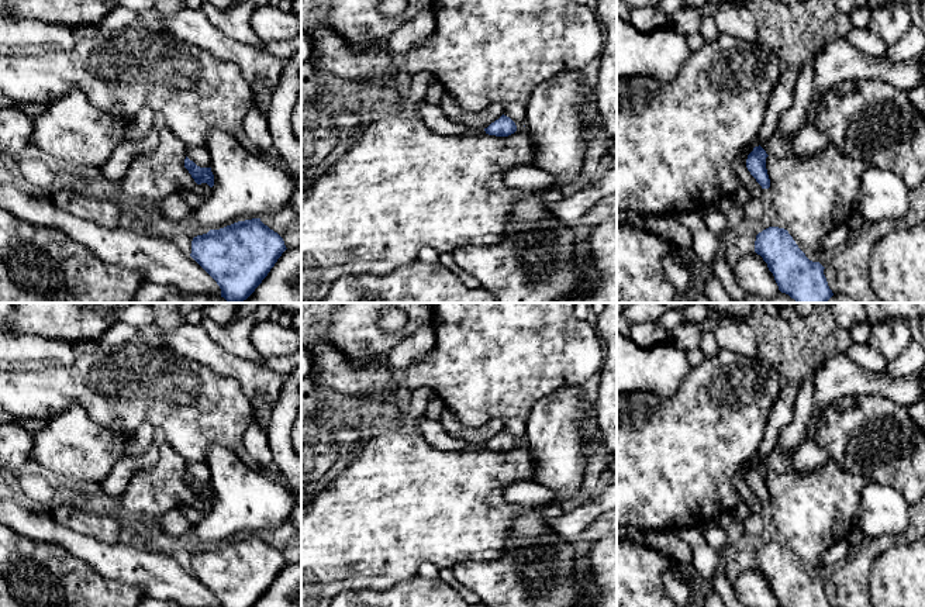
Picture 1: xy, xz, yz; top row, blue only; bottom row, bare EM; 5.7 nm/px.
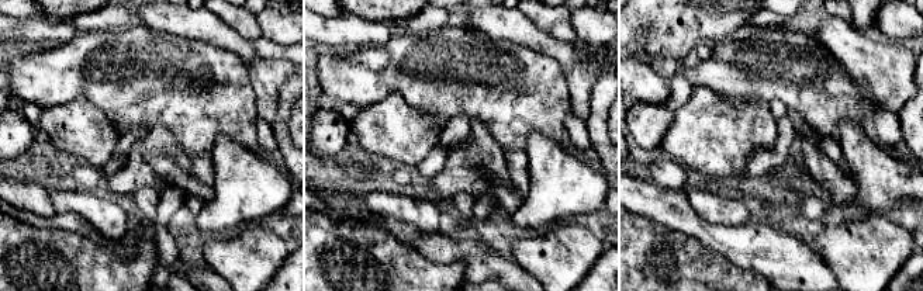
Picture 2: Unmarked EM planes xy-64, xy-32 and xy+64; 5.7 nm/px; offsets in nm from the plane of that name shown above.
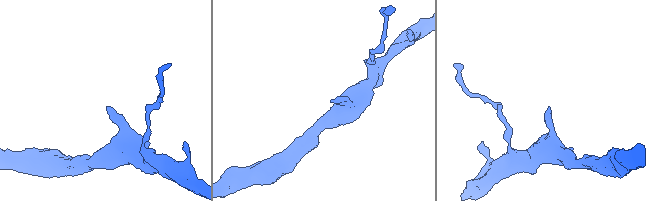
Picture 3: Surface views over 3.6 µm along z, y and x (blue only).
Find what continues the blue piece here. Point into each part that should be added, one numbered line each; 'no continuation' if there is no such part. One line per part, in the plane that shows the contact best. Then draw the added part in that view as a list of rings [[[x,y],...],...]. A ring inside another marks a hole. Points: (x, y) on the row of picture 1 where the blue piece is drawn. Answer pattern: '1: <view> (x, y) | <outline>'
1: yz (777, 145) | [[[774,132],[766,142],[760,146],[772,156],[794,156],[793,154],[793,135],[783,135]]]

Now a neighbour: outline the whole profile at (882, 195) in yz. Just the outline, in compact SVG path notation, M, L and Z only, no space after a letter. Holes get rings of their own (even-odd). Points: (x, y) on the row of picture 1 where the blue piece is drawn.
M870 166L860 177L855 211L859 211L866 223L902 218L910 211L910 189L893 172Z

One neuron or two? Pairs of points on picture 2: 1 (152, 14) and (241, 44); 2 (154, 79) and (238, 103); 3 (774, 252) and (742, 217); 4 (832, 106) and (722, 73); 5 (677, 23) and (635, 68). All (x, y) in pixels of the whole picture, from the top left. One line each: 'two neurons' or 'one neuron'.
1: one neuron
2: one neuron
3: two neurons
4: one neuron
5: two neurons

